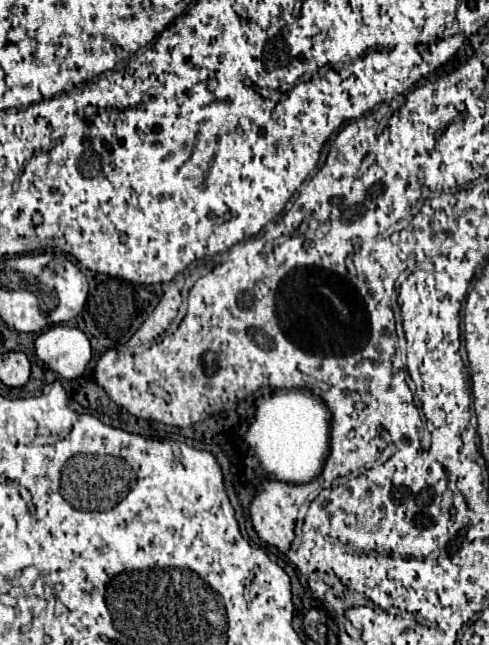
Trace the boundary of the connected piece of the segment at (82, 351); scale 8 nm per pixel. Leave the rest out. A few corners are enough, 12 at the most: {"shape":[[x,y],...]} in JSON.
{"shape":[[55,325],[35,341],[59,377],[77,379],[91,361],[83,331]]}

